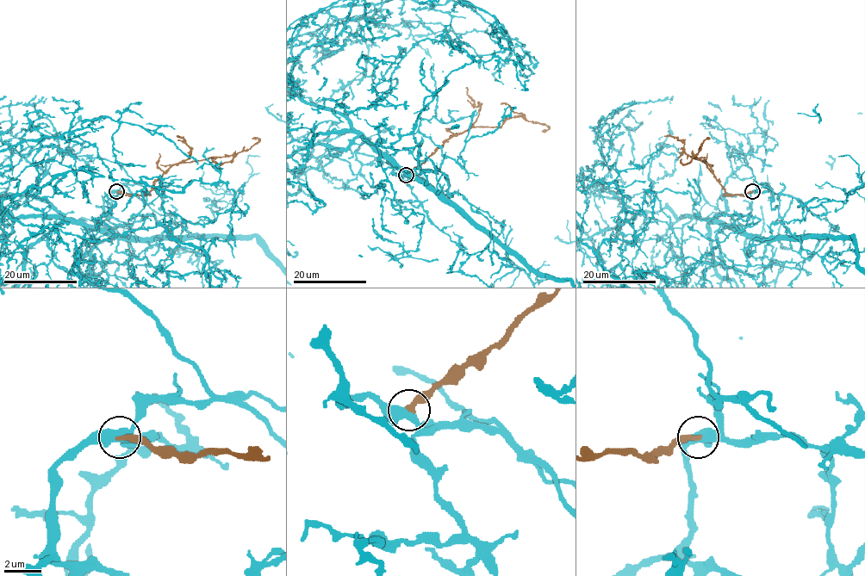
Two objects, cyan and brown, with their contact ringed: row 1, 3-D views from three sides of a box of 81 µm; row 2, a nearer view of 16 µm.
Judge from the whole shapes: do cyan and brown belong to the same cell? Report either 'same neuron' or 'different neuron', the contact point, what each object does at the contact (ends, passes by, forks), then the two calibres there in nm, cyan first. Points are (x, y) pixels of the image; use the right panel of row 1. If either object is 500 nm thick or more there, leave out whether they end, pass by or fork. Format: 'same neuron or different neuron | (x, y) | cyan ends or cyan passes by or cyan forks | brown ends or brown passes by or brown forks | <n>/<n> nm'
same neuron | (752, 191) | cyan passes by | brown ends | 460/320 nm

